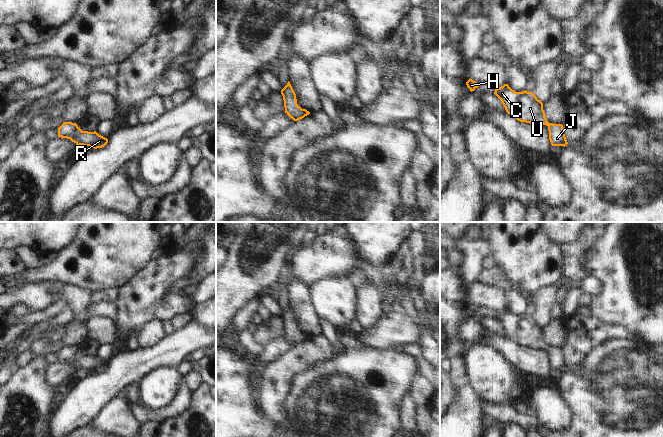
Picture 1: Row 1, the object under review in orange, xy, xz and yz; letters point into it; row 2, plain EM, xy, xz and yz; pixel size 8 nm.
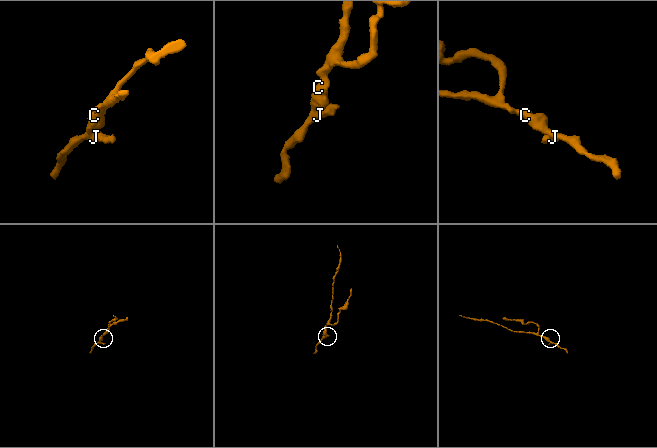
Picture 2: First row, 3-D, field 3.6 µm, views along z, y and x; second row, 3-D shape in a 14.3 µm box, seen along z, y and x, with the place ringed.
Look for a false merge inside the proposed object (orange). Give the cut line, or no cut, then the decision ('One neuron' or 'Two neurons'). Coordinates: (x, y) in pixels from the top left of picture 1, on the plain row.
No split. One neuron.

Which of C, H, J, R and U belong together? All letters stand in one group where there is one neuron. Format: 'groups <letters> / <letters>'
groups C H J R U

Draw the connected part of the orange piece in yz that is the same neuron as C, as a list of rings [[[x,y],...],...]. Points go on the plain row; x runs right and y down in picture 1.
[[[508,308],[496,312],[494,318],[501,324],[508,338],[520,346],[536,349],[546,349],[552,370],[566,370],[568,368],[562,348],[549,347],[545,341],[543,327],[533,316],[515,316]]]

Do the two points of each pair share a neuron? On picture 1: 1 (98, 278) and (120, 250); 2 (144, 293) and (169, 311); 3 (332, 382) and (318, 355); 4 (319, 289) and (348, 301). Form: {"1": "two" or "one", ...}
{"1": "one", "2": "two", "3": "two", "4": "one"}

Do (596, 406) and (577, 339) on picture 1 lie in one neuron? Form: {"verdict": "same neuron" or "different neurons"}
{"verdict": "different neurons"}

